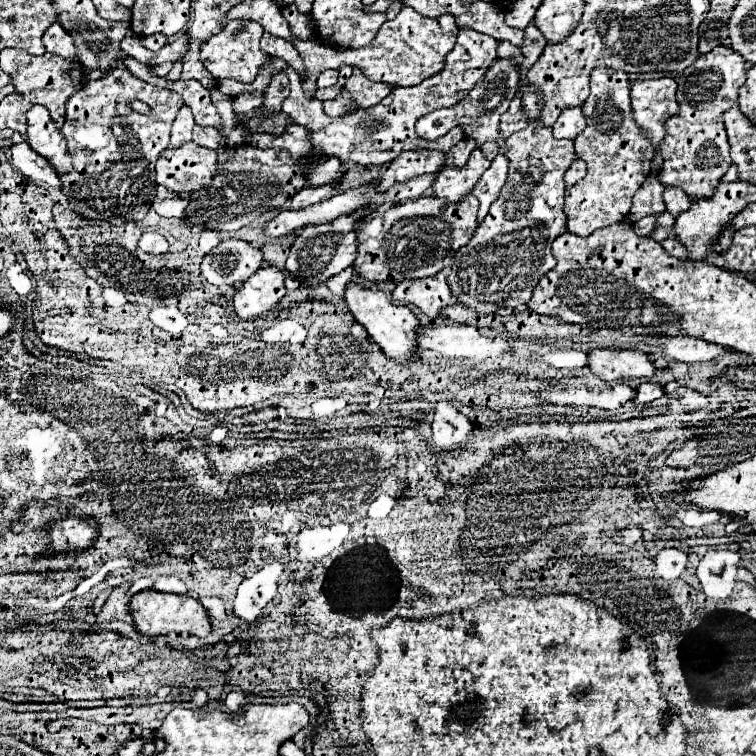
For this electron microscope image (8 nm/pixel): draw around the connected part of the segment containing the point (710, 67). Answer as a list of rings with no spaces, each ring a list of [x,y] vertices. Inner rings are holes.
[[[717,46],[701,54],[695,64],[677,78],[679,114],[667,120],[667,134],[659,146],[665,160],[659,172],[659,182],[663,186],[681,188],[691,200],[713,196],[717,184],[731,166],[723,112],[737,102],[737,90],[745,82],[745,64],[747,62],[733,52],[733,48]]]

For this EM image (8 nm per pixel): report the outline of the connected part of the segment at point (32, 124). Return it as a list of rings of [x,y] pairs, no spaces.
[[[33,106],[27,112],[27,138],[29,146],[45,156],[57,172],[71,172],[71,154],[67,152],[65,138],[43,106]]]

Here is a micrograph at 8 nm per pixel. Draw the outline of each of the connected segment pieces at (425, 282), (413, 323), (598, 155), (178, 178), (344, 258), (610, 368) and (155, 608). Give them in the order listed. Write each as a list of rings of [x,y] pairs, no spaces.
[[[437,272],[437,276],[421,280],[403,280],[393,290],[393,300],[399,304],[415,304],[429,318],[435,318],[451,302],[447,276],[445,272]]]
[[[349,282],[345,286],[343,298],[349,304],[349,310],[355,316],[355,320],[367,330],[367,334],[373,338],[373,342],[377,342],[389,358],[405,362],[415,354],[415,348],[417,348],[415,338],[417,338],[419,320],[407,306],[393,304],[385,292],[375,292],[371,288],[363,288],[357,282]]]
[[[595,68],[591,72],[591,94],[587,100],[605,100],[605,110],[587,120],[587,128],[575,138],[577,156],[587,164],[587,176],[565,190],[567,228],[577,236],[589,236],[593,230],[611,226],[627,218],[633,194],[649,174],[655,148],[633,120],[629,76],[613,68]]]
[[[187,142],[179,148],[169,148],[157,160],[157,184],[177,192],[183,200],[191,198],[193,190],[201,188],[201,182],[213,178],[217,170],[217,152]]]
[[[367,208],[361,212],[353,212],[353,216],[339,216],[333,224],[319,224],[313,228],[305,228],[297,240],[293,242],[287,258],[287,272],[291,272],[303,286],[317,286],[331,276],[339,274],[347,266],[353,264],[357,256],[357,222],[367,216]]]
[[[595,348],[589,352],[589,370],[605,380],[631,380],[641,378],[641,362],[651,362],[641,350],[613,350],[613,348]]]
[[[155,590],[137,592],[131,596],[129,612],[133,616],[133,626],[143,636],[163,636],[169,632],[175,634],[195,634],[195,636],[207,636],[211,632],[211,622],[205,612],[205,608],[191,596],[179,596],[179,594],[163,594]]]

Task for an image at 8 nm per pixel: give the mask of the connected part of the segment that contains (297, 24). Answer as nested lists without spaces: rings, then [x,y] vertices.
[[[291,4],[291,6],[283,8],[283,16],[287,18],[287,22],[289,22],[291,32],[293,32],[295,38],[301,38],[301,40],[309,40],[309,38],[311,38],[309,14],[299,14],[299,12],[297,12],[297,6]]]

